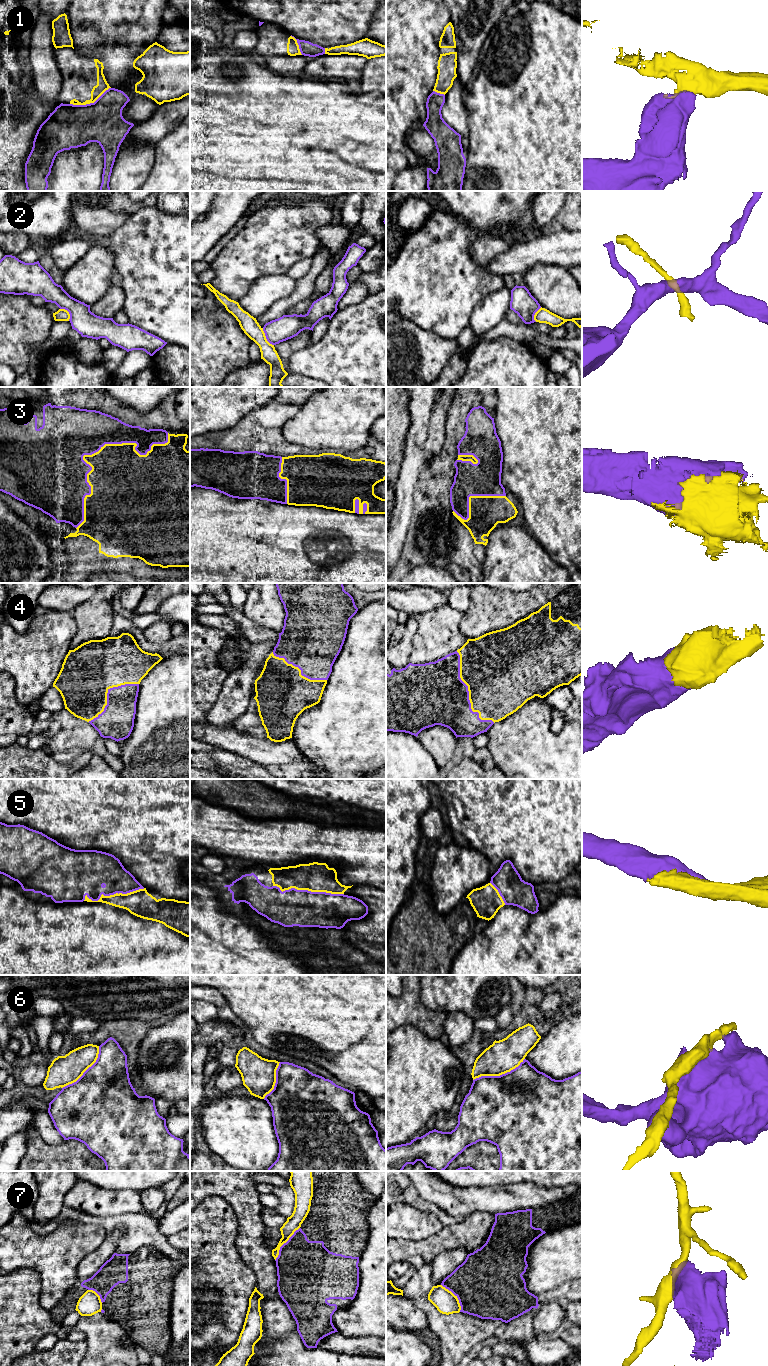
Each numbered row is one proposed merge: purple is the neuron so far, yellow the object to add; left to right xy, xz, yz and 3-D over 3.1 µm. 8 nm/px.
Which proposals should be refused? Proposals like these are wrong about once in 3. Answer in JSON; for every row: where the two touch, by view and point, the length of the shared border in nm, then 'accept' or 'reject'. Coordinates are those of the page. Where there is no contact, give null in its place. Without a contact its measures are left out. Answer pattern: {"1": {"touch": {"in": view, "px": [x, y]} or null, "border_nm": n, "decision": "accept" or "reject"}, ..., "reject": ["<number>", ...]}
{"1": {"touch": {"in": "xy", "px": [90, 103]}, "border_nm": 360, "decision": "reject"}, "2": {"touch": {"in": "xz", "px": [266, 337]}, "border_nm": 170, "decision": "reject"}, "3": {"touch": {"in": "xy", "px": [96, 451]}, "border_nm": 1050, "decision": "accept"}, "4": {"touch": {"in": "yz", "px": [468, 693]}, "border_nm": 650, "decision": "accept"}, "5": {"touch": {"in": "xz", "px": [307, 890]}, "border_nm": 550, "decision": "accept"}, "6": {"touch": {"in": "yz", "px": [500, 1075]}, "border_nm": 460, "decision": "reject"}, "7": {"touch": {"in": "xz", "px": [283, 1244]}, "border_nm": 340, "decision": "reject"}, "reject": ["1", "2", "6", "7"]}

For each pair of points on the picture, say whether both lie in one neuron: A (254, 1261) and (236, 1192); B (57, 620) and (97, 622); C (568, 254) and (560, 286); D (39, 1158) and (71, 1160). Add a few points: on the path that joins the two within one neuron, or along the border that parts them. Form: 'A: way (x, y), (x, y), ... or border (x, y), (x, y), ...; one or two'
A: way (250, 1244), (249, 1209); one
B: border (72, 613), (77, 631), (70, 644); two
C: border (542, 264), (554, 264), (567, 269); two
D: way (47, 1160), (63, 1160); one

